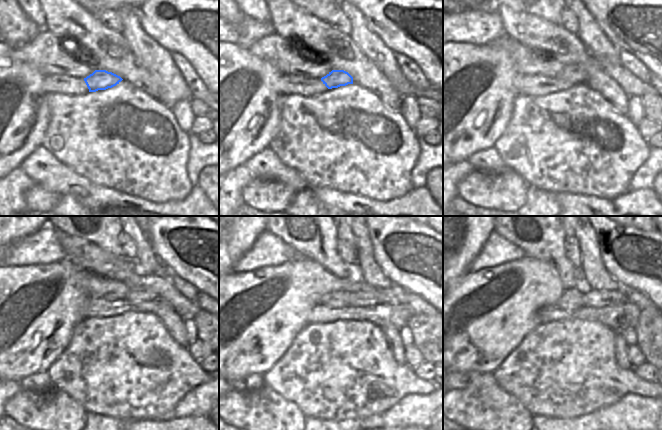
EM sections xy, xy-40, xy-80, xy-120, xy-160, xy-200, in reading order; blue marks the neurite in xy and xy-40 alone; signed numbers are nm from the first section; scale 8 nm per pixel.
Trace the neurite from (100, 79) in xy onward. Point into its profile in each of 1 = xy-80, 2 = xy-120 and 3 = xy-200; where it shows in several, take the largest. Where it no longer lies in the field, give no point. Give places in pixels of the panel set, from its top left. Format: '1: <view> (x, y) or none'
1: xy-80 (571, 74)
2: xy-120 (134, 295)
3: xy-200 (594, 298)

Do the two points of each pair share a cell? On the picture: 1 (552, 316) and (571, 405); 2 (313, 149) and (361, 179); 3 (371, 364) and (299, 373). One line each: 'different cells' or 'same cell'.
1: different cells
2: same cell
3: same cell

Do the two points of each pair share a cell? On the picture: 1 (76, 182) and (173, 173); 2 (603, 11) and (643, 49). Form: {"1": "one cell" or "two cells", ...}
{"1": "two cells", "2": "one cell"}

